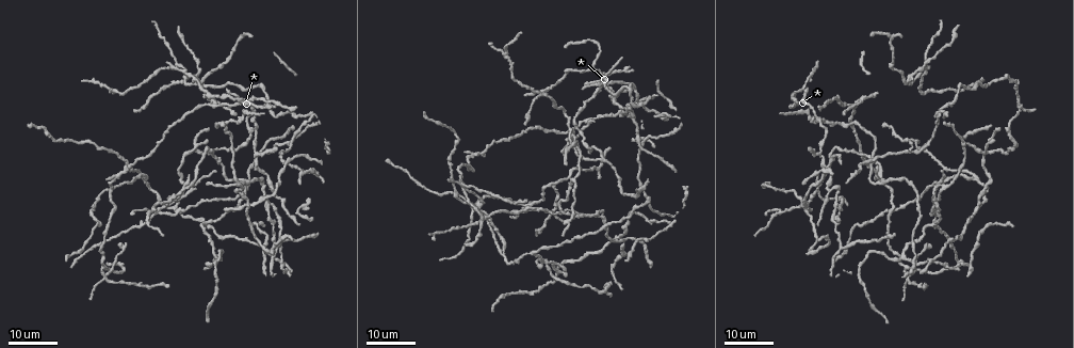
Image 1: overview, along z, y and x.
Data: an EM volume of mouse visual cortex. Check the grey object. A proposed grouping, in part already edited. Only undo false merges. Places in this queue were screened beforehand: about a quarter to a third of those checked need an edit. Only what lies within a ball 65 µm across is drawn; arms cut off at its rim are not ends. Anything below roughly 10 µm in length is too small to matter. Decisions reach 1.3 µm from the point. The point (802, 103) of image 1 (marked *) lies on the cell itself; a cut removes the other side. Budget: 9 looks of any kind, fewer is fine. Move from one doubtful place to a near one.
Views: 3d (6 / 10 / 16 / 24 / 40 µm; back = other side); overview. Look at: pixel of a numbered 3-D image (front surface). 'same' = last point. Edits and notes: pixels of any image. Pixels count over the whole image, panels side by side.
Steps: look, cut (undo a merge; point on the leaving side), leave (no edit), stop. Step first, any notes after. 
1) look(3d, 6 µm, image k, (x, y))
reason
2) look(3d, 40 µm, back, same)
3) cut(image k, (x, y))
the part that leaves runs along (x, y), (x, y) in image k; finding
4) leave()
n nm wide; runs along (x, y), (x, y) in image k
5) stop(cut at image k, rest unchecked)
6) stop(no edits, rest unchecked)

look(3d, 24 µm, image 1, (944, 188))
a fork

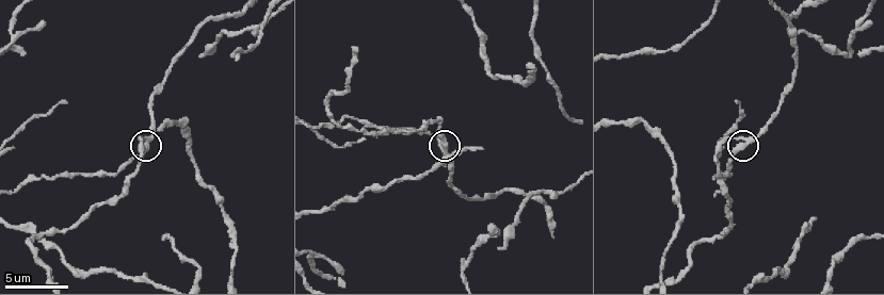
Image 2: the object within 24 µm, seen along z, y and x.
look(3d, 10 µm, image 2, (443, 142))

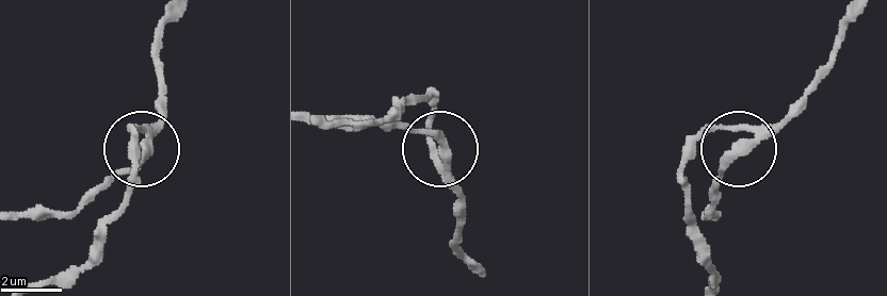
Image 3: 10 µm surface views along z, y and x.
leave()
side arm 47 µm; 3 arms; one cell here

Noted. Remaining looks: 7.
look(3d, 16 µm, image 1, (978, 177))
three arms meet

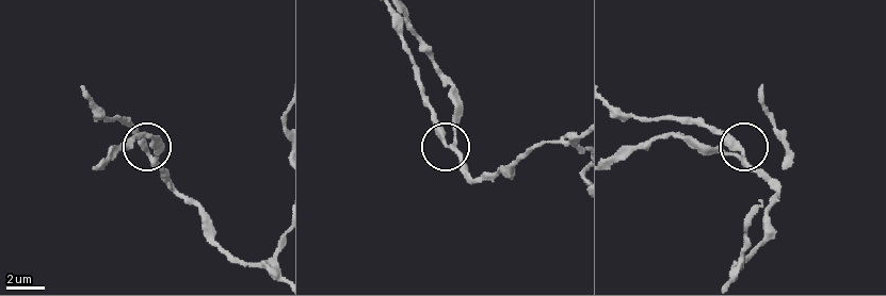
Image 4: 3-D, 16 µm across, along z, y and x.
look(3d, 10 µm, image 4, (149, 152))
zoom in

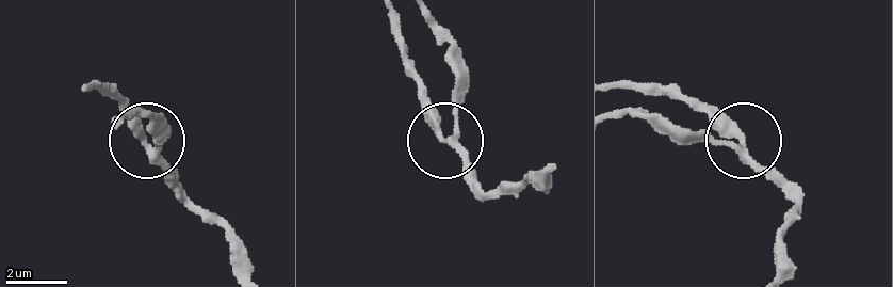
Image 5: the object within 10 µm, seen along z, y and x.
leave()
3 arms; continuous, no second cell

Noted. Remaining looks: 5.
look(3d, 24 µm, image 1, (158, 210))
two arms in line, one across

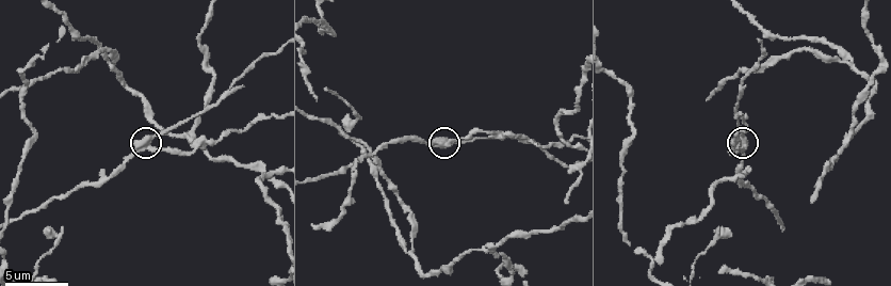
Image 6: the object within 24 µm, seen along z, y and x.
look(3d, 10 µm, image 6, (151, 136))

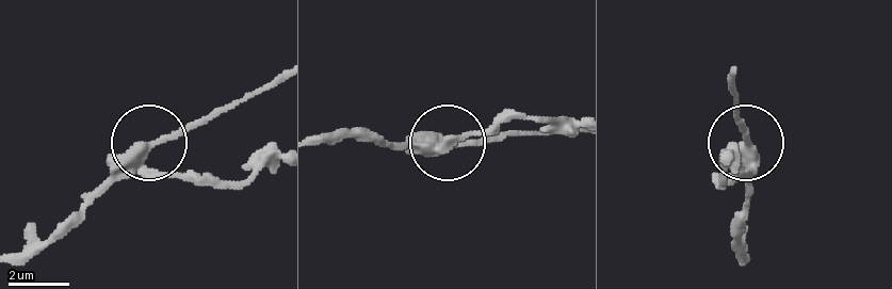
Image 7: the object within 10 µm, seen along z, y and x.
cut(image 7, (173, 134))
3 arms; the part that leaves runs along (436, 154), (362, 139), (317, 139) in image 7; two cells meet here

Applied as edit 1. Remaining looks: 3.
look(overview)
see it whole again

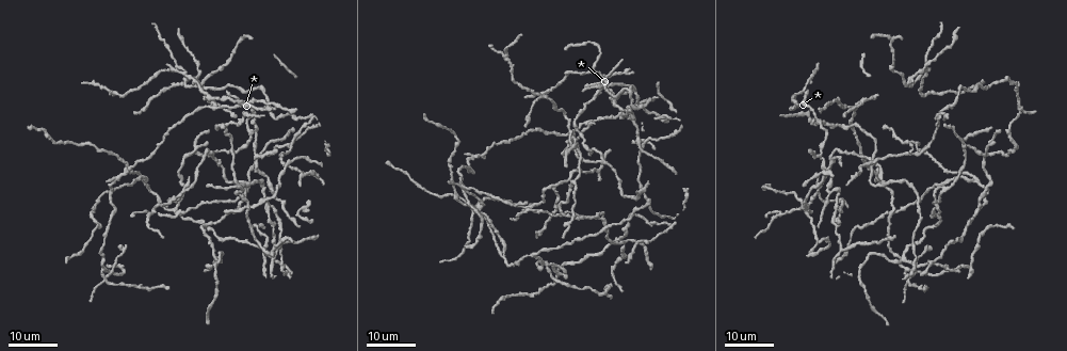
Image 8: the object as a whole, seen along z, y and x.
look(3d, 24 µm, image 8, (107, 276))
thin arm on a thick one

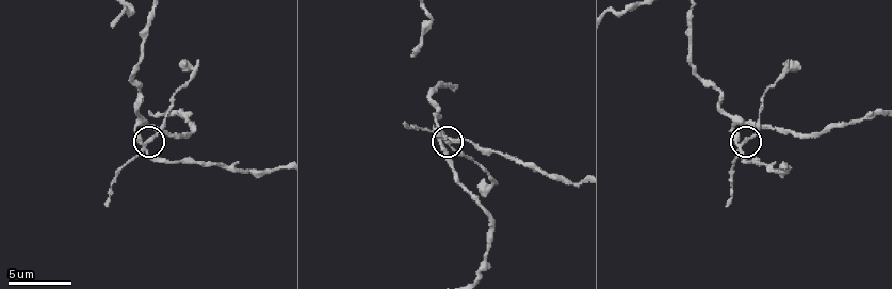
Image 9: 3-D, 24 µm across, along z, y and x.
look(3d, 6 µm, image 9, (144, 145))
closer look

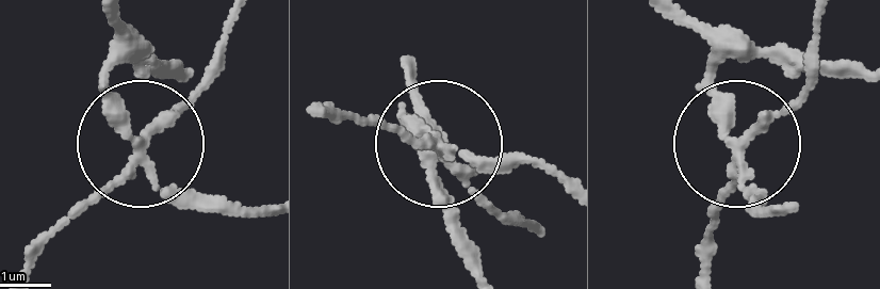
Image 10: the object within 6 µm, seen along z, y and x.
cut(image 10, (84, 202))
200 nm wide; two cells meet here

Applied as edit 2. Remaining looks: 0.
stop(cut at image 7, cut at image 10, rest unchecked)

